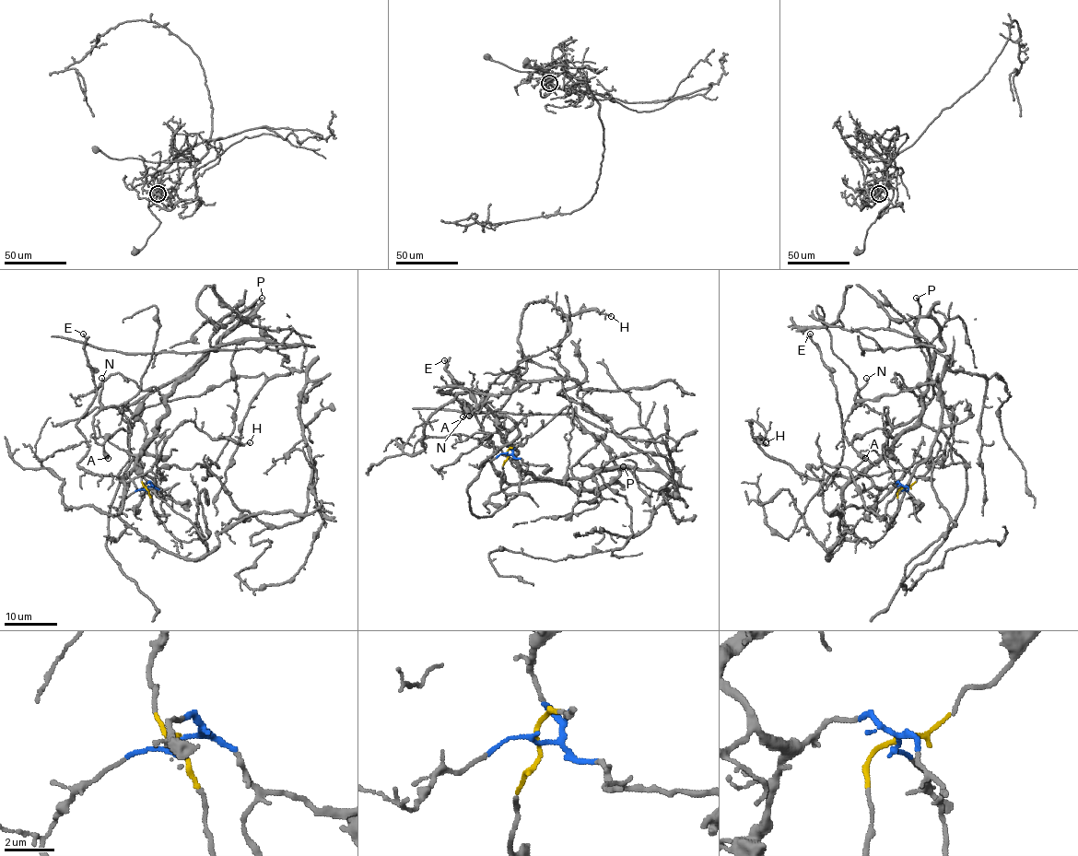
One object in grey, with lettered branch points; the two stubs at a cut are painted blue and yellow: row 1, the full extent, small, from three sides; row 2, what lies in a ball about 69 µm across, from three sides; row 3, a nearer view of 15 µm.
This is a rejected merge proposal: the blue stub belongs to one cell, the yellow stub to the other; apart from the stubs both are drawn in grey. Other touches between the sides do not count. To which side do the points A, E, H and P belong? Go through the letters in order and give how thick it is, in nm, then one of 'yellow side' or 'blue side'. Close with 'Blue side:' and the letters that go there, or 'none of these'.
A: calibre 320 nm; yellow side
E: calibre 130 nm; blue side
H: calibre 110 nm; blue side
P: calibre 160 nm; yellow side
Blue side: E, H

